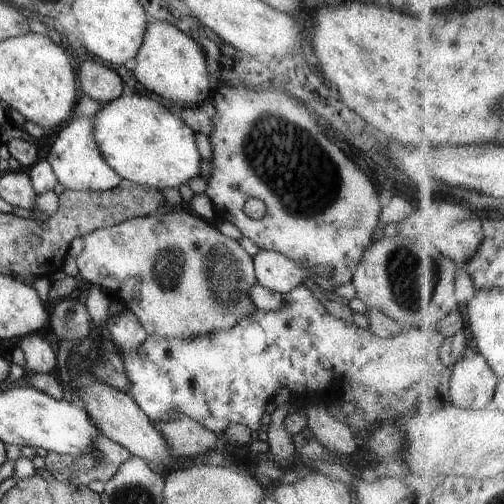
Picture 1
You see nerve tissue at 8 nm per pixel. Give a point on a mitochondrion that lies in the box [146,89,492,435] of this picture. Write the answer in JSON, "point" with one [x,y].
{"point":[217,275]}

